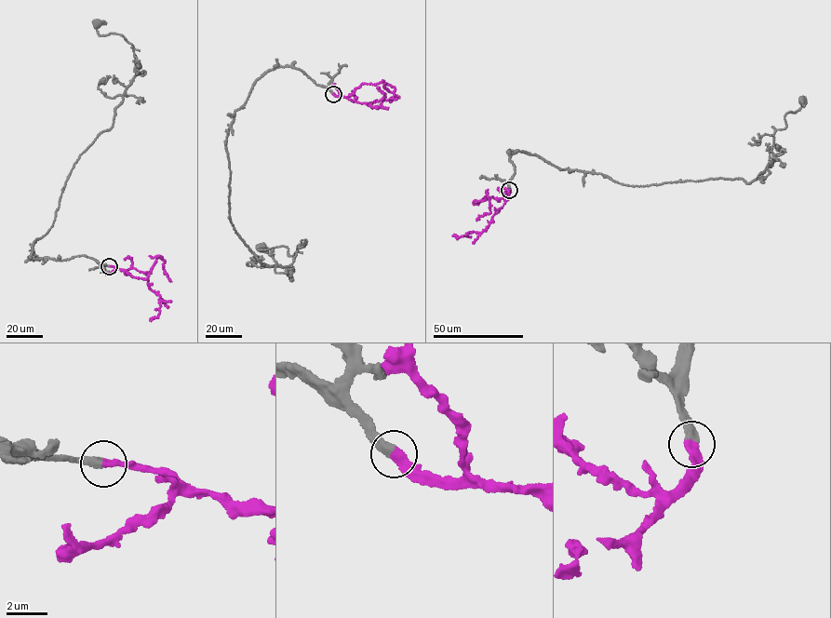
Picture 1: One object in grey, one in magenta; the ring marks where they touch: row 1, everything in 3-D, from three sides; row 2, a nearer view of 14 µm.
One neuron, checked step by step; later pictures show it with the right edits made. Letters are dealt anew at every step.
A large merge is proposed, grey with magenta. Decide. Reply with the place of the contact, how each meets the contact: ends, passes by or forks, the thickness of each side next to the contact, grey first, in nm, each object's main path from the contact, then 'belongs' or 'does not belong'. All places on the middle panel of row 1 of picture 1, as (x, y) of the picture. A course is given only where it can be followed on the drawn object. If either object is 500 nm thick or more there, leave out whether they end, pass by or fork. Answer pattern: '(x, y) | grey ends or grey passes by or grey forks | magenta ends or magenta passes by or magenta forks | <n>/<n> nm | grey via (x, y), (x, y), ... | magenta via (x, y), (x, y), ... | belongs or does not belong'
(333, 94) | grey ends | magenta ends | 440/400 nm | grey via (333, 93), (277, 66), (235, 112), (226, 146), (232, 224), (261, 264), (289, 266), (297, 254), (261, 248) | magenta via (333, 93), (347, 97), (363, 83), (376, 85), (382, 80), (384, 87), (393, 92), (390, 101), (399, 98) | belongs

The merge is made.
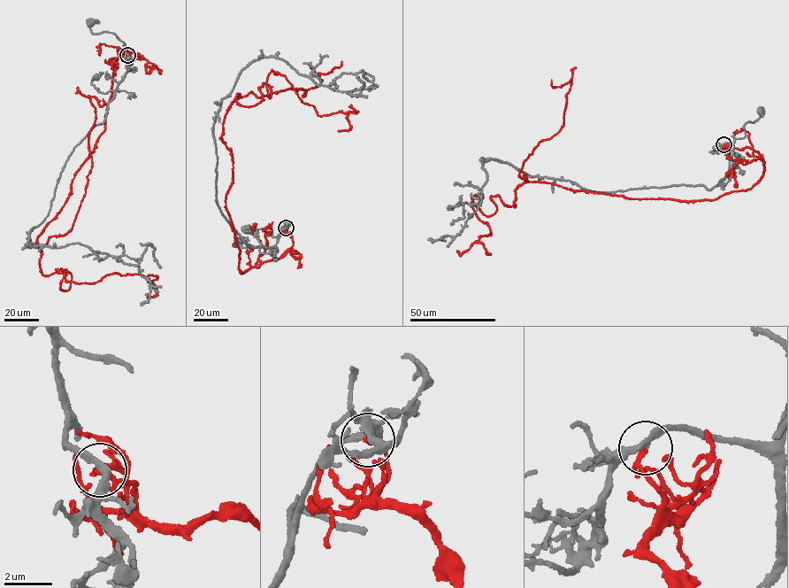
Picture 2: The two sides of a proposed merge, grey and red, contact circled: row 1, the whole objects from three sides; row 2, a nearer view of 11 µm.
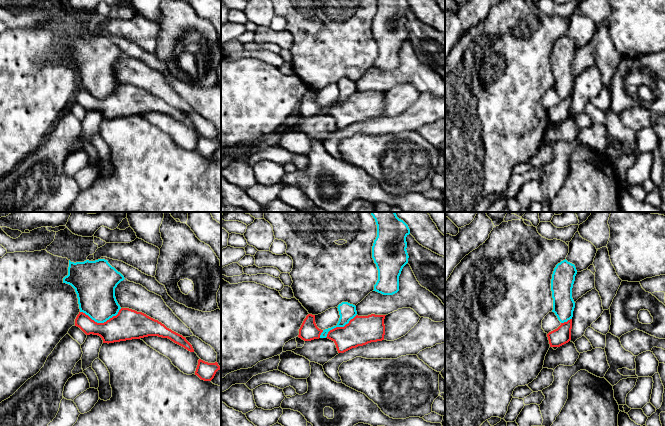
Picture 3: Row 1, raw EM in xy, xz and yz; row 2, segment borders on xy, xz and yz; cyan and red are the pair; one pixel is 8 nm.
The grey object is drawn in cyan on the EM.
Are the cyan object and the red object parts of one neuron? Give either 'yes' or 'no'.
no

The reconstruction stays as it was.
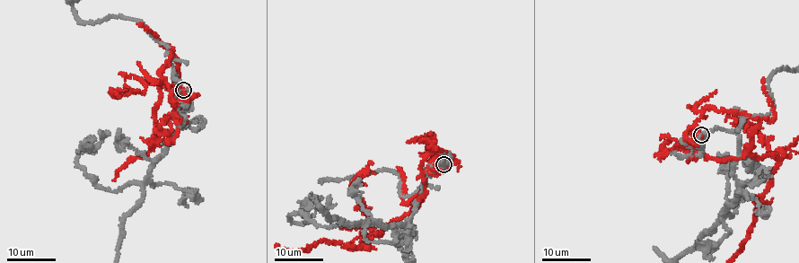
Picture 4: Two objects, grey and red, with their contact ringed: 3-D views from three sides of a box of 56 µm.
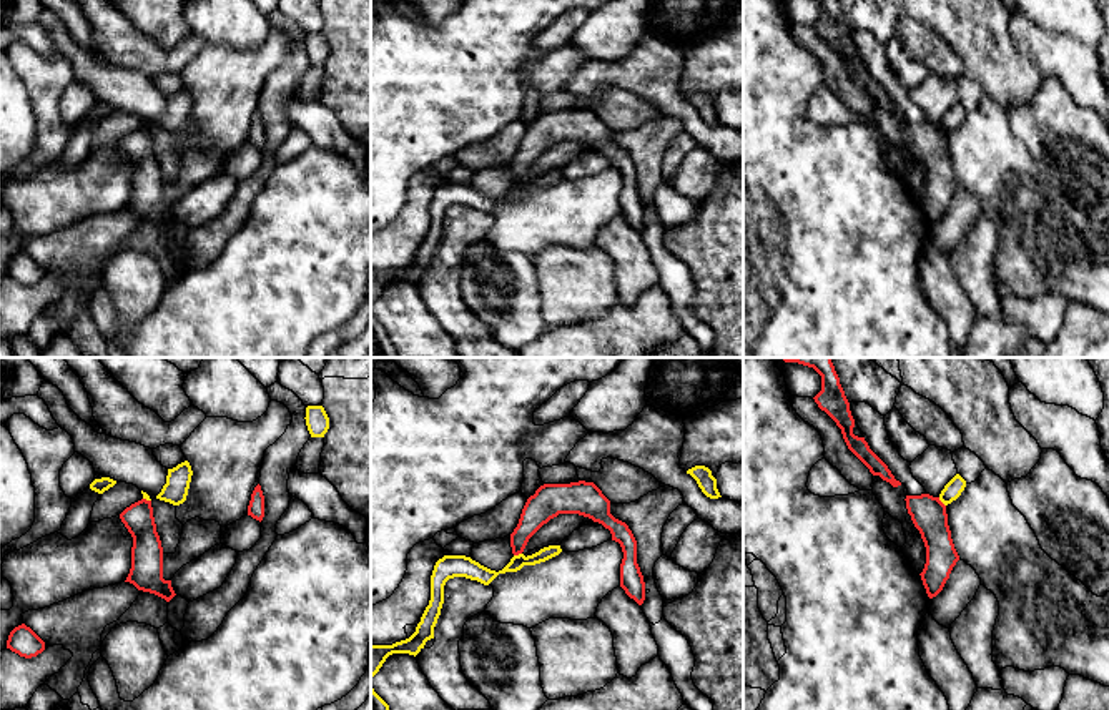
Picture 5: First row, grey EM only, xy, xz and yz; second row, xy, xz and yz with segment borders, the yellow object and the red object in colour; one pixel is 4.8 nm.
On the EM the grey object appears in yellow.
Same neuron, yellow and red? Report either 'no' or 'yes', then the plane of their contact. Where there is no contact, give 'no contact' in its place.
no; meets yellow in yz

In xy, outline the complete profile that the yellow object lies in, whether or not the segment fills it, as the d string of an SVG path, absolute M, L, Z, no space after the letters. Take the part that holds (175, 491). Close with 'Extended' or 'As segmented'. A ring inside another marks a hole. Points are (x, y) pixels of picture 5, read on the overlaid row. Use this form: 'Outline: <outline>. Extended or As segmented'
Outline: M188 461L168 469L166 484L156 499L180 505L186 500L190 482L191 482L191 466Z. As segmented

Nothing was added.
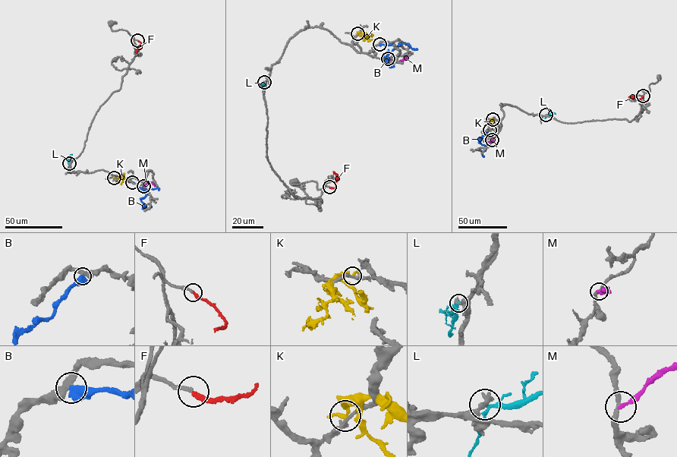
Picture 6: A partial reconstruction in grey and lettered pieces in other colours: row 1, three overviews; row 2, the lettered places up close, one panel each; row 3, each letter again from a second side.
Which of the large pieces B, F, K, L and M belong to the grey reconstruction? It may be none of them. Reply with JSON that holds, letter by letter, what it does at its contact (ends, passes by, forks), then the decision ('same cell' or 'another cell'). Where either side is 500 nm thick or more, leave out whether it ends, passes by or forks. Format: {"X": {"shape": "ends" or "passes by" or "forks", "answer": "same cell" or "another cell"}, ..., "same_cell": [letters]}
{"B": {"answer": "another cell"}, "F": {"shape": "ends", "answer": "same cell"}, "K": {"shape": "ends", "answer": "another cell"}, "L": {"shape": "forks", "answer": "another cell"}, "M": {"shape": "ends", "answer": "another cell"}, "same_cell": ["F"]}

